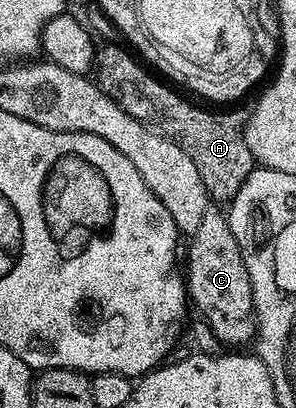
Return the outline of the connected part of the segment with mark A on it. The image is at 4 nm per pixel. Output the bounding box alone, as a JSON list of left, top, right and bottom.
[96,45,256,203]

